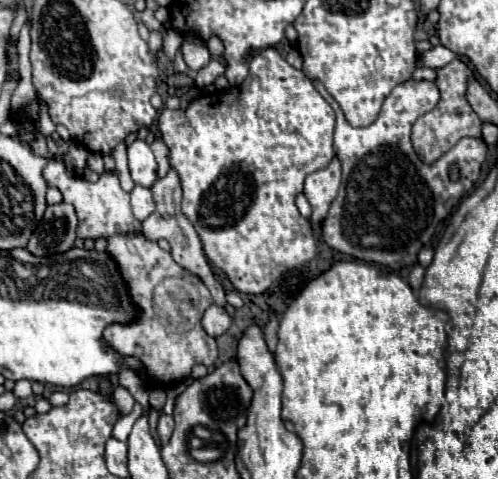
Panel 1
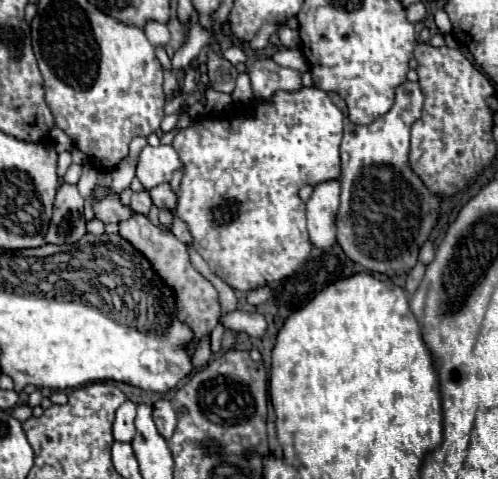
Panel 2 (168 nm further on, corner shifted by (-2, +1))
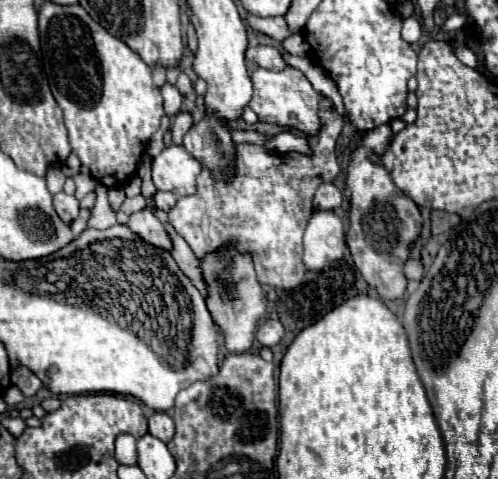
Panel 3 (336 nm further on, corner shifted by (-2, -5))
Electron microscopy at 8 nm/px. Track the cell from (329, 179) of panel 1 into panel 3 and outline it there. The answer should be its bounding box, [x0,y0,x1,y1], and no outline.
[304,210,346,270]

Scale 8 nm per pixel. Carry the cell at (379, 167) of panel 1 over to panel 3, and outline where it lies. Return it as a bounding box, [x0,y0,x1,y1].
[344,124,424,300]

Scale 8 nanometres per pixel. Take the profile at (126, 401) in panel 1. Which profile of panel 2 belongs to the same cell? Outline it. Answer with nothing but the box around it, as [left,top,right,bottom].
[112,400,136,442]

